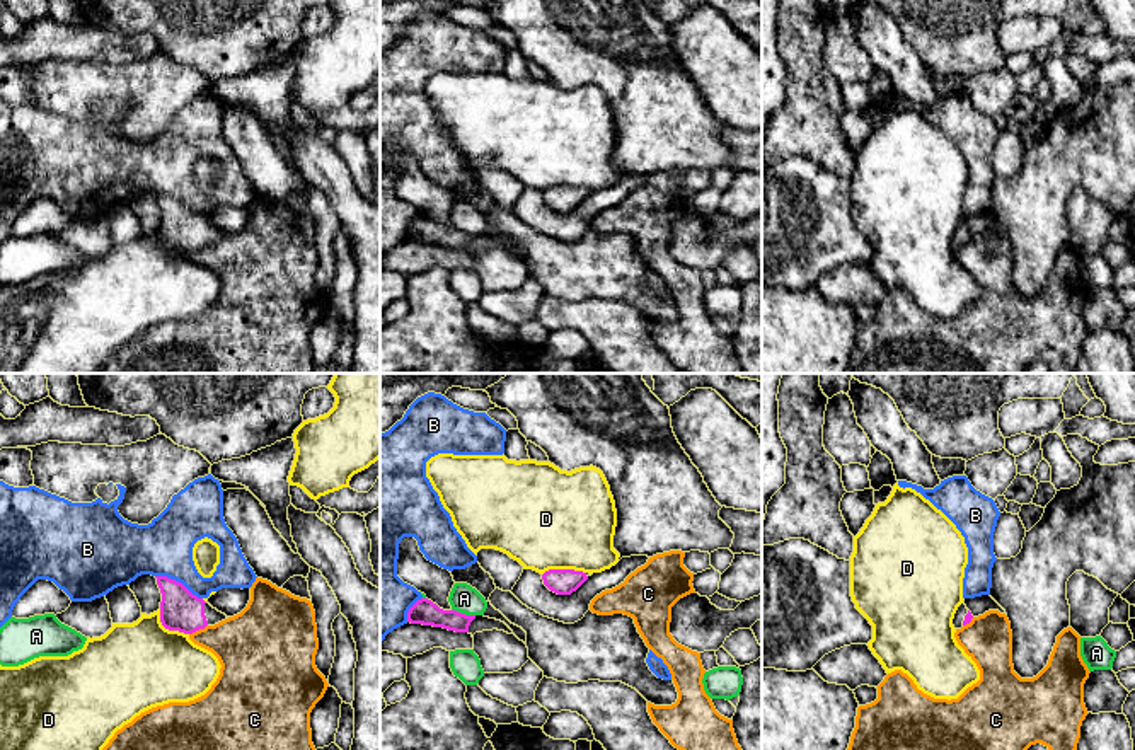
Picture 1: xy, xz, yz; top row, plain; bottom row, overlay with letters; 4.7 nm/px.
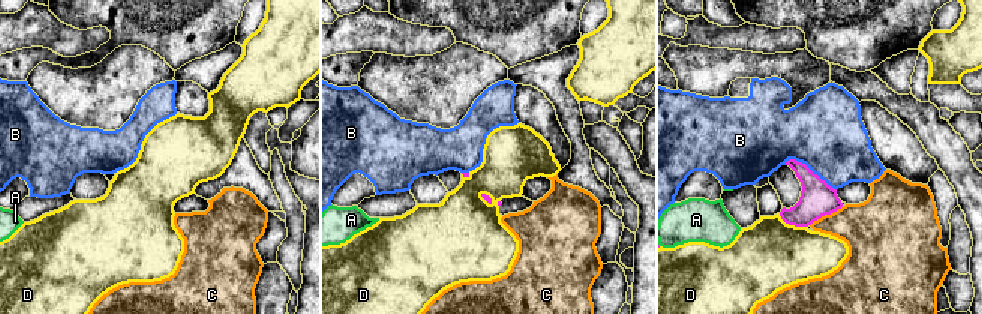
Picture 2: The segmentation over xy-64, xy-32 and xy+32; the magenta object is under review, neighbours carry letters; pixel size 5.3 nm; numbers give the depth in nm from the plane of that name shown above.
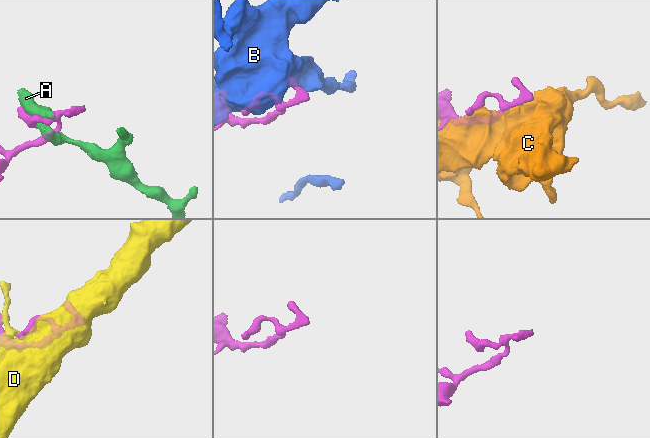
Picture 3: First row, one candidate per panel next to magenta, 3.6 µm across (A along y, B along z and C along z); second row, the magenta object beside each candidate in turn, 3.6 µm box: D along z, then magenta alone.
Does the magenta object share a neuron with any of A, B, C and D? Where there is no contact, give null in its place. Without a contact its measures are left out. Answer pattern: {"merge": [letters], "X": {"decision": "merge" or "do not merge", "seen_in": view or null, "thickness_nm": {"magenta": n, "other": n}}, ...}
{"merge": [], "A": {"decision": "do not merge", "seen_in": "xz", "thickness_nm": {"magenta": 120, "other": 140}}, "B": {"decision": "do not merge", "seen_in": "xy", "thickness_nm": {"magenta": 190, "other": 280}}, "C": {"decision": "do not merge", "seen_in": "xy", "thickness_nm": {"magenta": 190, "other": 300}}, "D": {"decision": "do not merge", "seen_in": "xz", "thickness_nm": {"magenta": 130, "other": 480}}}

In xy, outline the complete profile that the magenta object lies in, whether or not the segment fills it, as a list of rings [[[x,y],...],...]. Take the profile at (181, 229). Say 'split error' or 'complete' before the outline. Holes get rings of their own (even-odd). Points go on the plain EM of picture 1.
split error; [[[167,194],[155,196],[162,211],[160,240],[165,247],[193,252],[228,237],[203,216],[193,213],[182,201]]]

